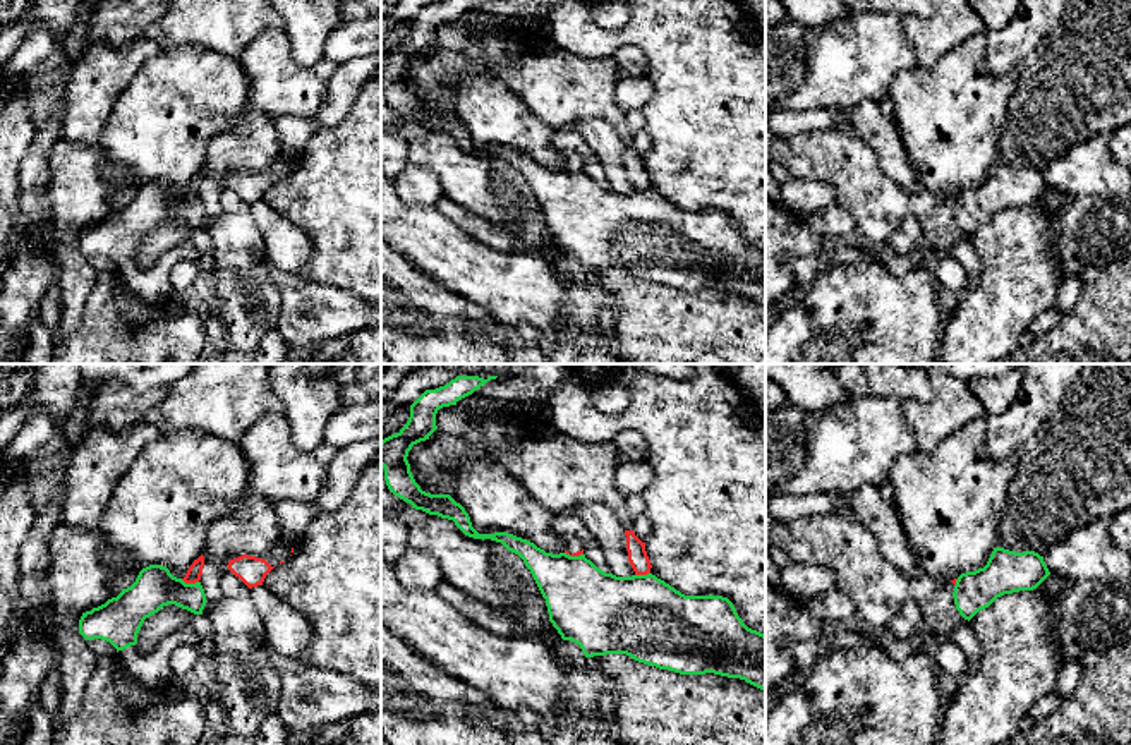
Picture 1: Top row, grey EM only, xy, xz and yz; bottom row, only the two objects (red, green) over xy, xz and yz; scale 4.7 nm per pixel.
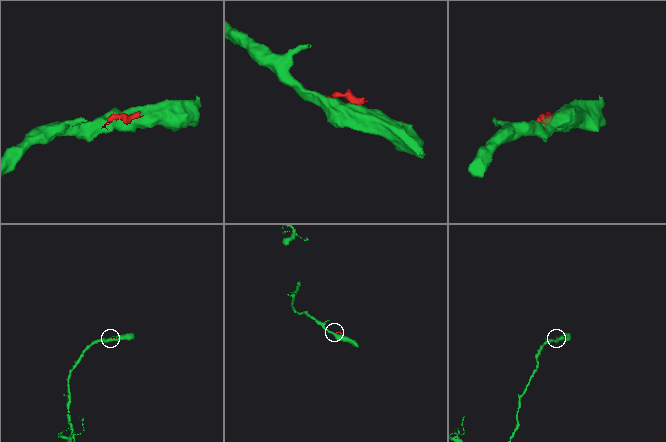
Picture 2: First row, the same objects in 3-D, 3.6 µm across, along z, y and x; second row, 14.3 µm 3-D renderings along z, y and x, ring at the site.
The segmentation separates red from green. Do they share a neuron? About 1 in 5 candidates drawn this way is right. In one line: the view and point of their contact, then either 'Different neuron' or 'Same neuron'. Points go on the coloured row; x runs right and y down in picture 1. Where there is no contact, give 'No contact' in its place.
Touches red at xy (189, 582). Different neuron

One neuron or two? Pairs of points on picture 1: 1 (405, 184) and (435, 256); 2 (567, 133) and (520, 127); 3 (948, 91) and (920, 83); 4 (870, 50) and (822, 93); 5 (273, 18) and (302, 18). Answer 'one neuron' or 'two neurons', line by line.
1: two neurons
2: two neurons
3: one neuron
4: one neuron
5: two neurons

